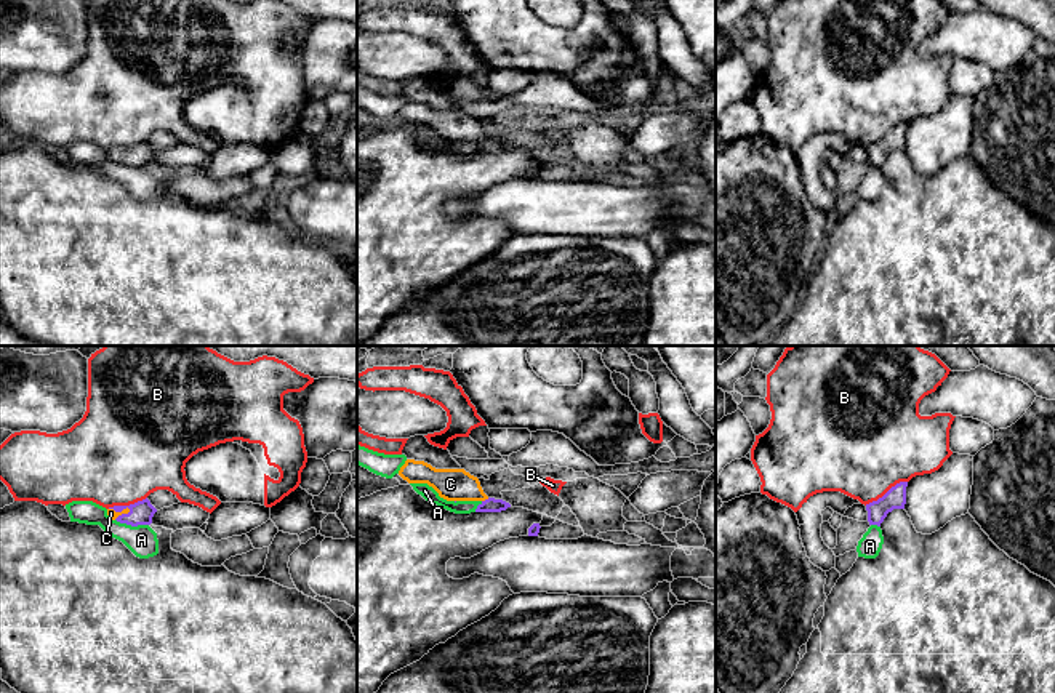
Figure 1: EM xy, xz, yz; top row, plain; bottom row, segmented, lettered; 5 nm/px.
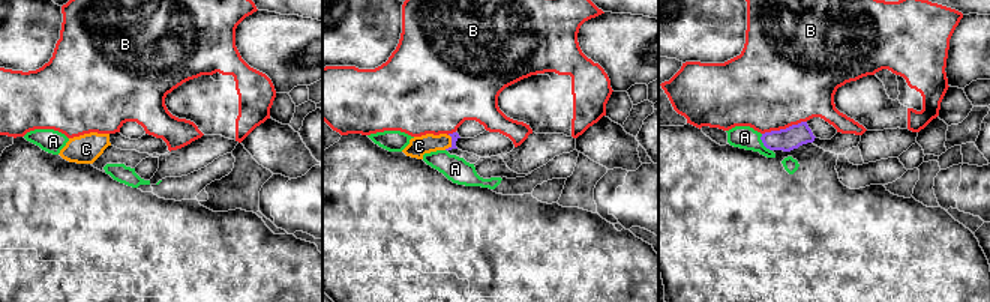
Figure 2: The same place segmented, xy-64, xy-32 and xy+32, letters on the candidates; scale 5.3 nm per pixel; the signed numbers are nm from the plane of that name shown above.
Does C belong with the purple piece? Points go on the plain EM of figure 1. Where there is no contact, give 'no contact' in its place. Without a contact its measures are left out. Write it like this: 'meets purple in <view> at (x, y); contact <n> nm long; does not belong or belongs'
meets purple in xy at (120, 152); contact 110 nm long; belongs

